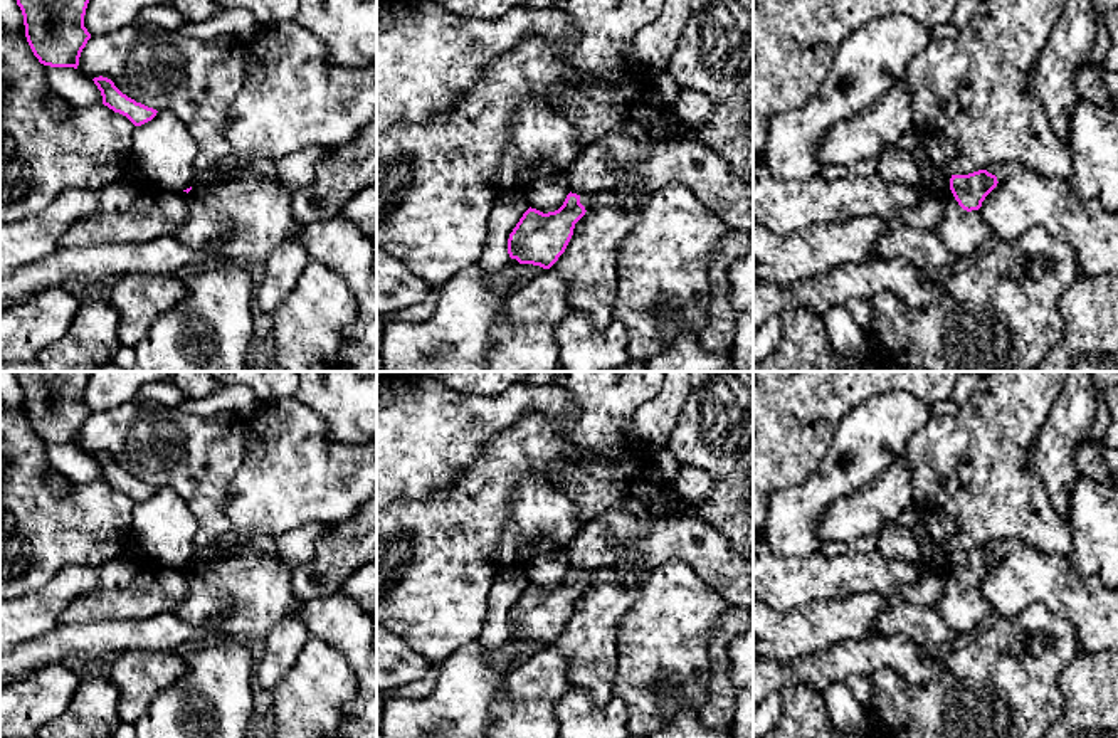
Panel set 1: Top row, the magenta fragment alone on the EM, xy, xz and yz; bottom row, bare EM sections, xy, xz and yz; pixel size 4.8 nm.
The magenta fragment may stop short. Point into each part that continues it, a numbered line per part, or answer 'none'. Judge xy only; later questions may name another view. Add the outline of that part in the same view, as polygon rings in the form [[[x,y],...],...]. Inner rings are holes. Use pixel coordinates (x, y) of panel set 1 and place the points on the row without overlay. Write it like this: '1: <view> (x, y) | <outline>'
1: xy (251, 590) | [[[244,551],[188,568],[190,593],[175,609],[175,615],[202,624],[222,617],[222,630],[235,639],[266,639],[271,629],[284,617],[298,617],[311,637],[340,649],[358,677],[356,696],[343,706],[338,738],[377,738],[377,651],[373,649],[372,614],[360,604],[338,592],[328,598],[301,604],[291,587],[291,568],[277,556],[261,551]]]

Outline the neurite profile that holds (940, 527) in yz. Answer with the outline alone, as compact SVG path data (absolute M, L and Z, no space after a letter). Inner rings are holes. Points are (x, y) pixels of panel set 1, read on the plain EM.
M913 501L903 508L896 523L899 526L921 525L940 550L950 550L948 540L958 535L958 521L940 509L920 509Z

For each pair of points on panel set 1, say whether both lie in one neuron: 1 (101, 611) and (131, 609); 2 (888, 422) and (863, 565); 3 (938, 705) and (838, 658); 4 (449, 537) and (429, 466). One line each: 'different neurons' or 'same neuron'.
1: same neuron
2: different neurons
3: different neurons
4: different neurons

